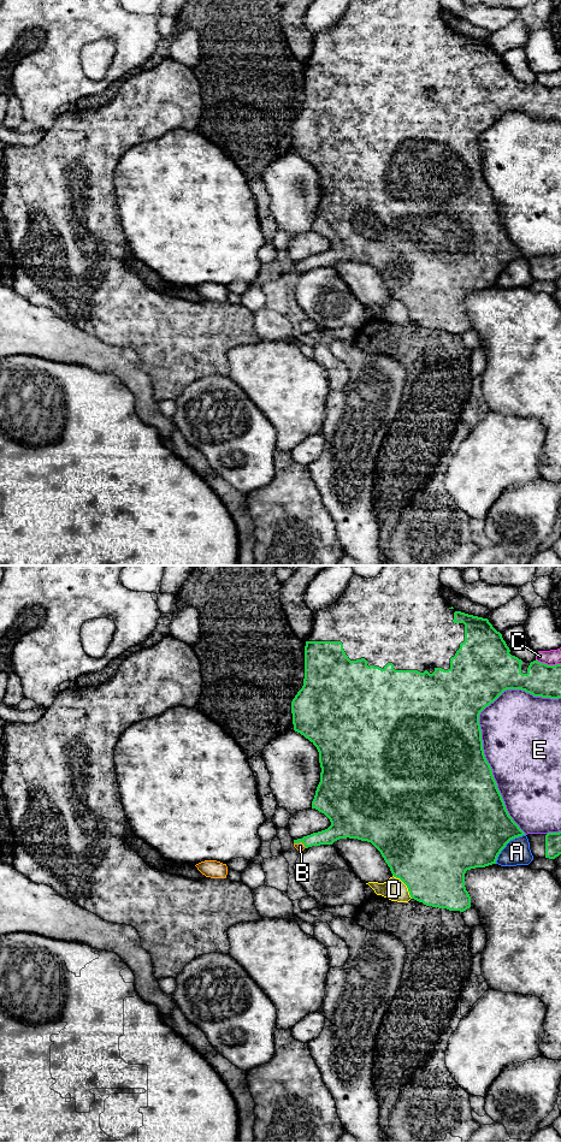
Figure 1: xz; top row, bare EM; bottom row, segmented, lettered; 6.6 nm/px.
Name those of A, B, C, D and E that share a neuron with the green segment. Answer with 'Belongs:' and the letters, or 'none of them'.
Belongs: B

